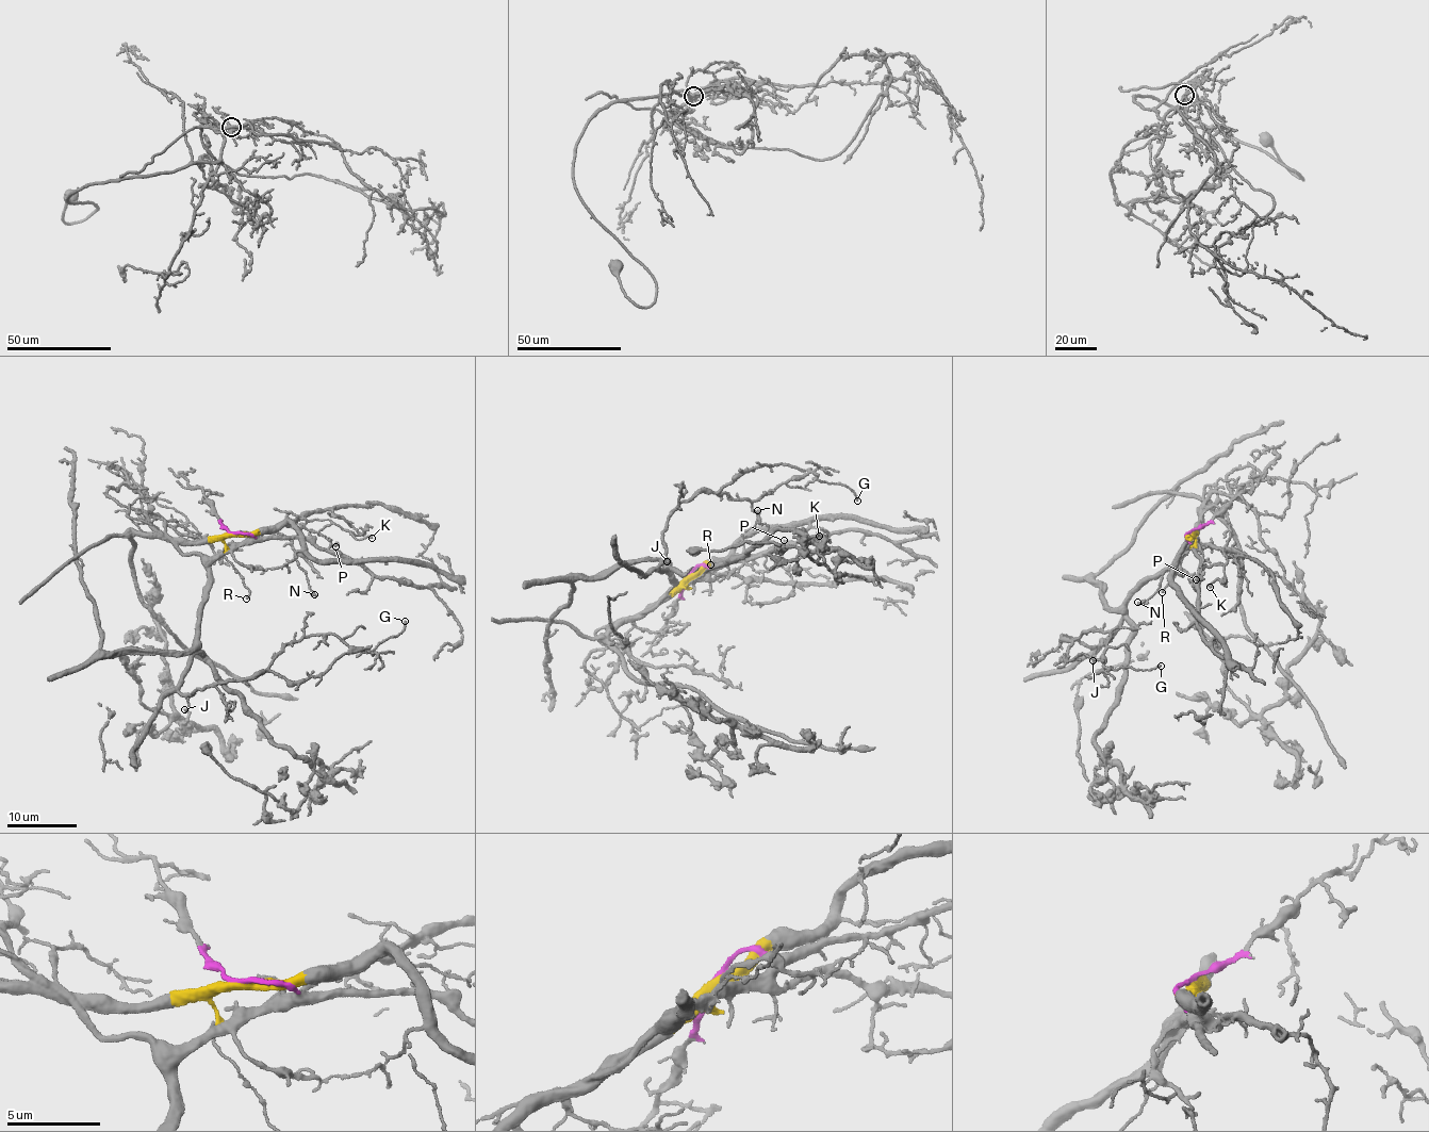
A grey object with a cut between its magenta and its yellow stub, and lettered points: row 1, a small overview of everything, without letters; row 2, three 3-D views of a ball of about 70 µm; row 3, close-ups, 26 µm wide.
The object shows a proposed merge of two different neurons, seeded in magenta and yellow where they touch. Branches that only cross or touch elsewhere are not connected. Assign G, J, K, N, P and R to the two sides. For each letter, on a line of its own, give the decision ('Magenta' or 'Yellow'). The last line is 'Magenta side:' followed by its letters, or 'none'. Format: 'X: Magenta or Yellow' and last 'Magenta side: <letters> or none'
G: Magenta
J: Magenta
K: Yellow
N: Yellow
P: Magenta
R: Yellow
Magenta side: G, J, P

